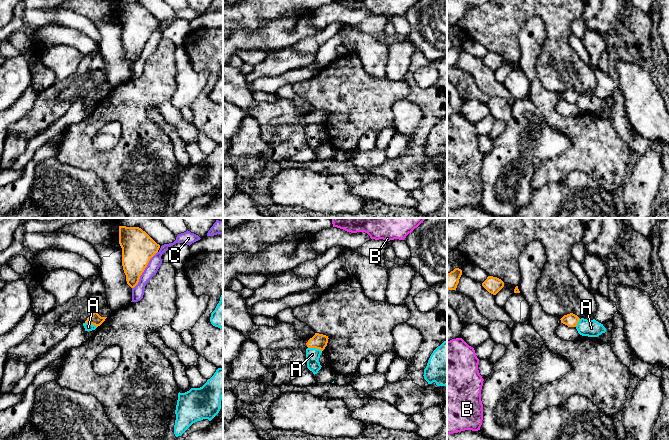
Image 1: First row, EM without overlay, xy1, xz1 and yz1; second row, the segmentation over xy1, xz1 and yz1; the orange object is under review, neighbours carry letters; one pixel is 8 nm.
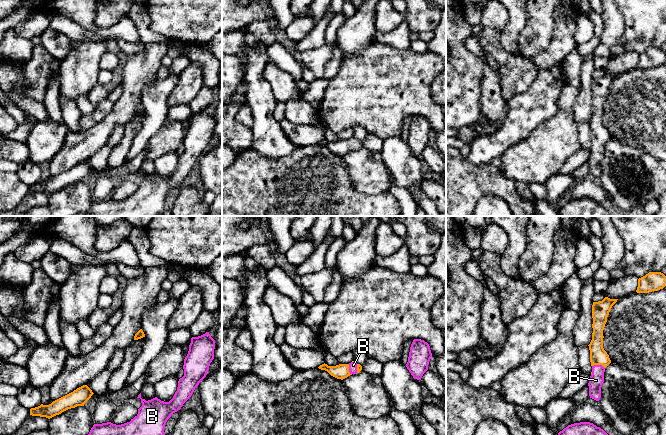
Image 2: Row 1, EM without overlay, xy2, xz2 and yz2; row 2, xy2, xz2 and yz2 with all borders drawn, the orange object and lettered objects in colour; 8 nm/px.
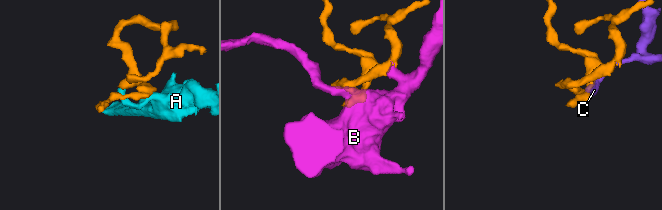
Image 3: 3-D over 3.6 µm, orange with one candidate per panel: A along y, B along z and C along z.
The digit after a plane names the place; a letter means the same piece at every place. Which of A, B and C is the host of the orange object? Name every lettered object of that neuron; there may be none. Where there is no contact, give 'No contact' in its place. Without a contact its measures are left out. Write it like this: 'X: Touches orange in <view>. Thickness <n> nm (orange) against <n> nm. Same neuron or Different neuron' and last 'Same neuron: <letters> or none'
A: Touches orange in xz1. Thickness 130 nm (orange) against 110 nm. Different neuron
B: Touches orange in yz2. Thickness 140 nm (orange) against 110 nm. Same neuron
C: Touches orange in xy1. Thickness 260 nm (orange) against 100 nm. Different neuron
Same neuron: B

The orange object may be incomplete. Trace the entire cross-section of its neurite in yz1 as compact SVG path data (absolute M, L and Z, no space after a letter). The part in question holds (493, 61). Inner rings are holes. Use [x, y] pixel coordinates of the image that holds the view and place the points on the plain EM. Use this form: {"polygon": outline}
{"polygon": "M488 52L487 55L482 59L482 62L489 69L496 71L504 63L504 58L497 53Z"}

